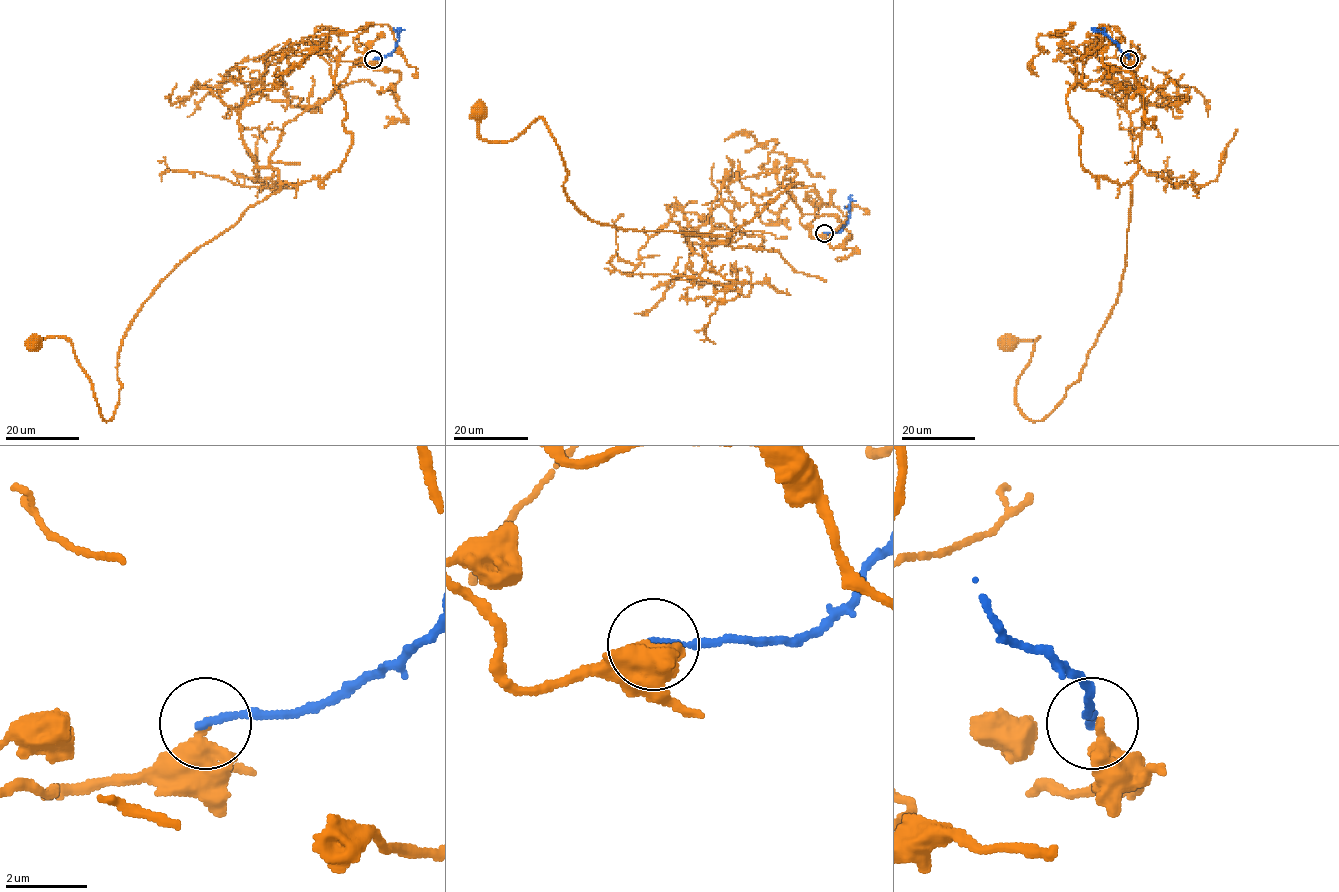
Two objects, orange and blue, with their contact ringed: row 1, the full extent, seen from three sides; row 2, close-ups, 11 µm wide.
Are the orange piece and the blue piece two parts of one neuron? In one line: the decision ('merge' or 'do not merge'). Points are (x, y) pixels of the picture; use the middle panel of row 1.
do not merge

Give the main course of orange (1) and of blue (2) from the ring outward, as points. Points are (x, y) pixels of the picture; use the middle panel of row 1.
1: (824, 234), (800, 222), (793, 169), (726, 236), (602, 225), (564, 192), (542, 118), (491, 142), (479, 110)
2: (824, 233), (837, 233), (846, 225), (851, 195)

